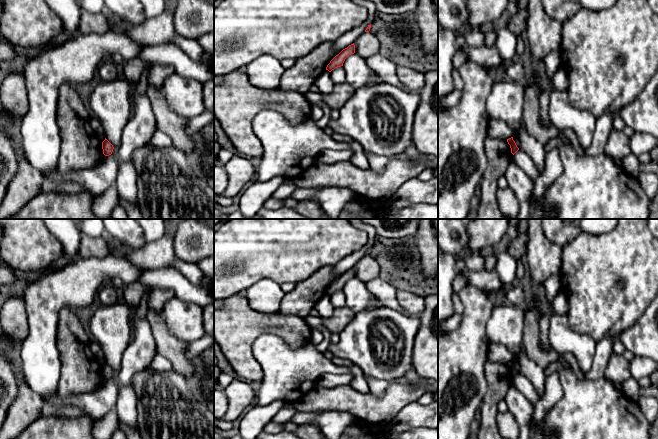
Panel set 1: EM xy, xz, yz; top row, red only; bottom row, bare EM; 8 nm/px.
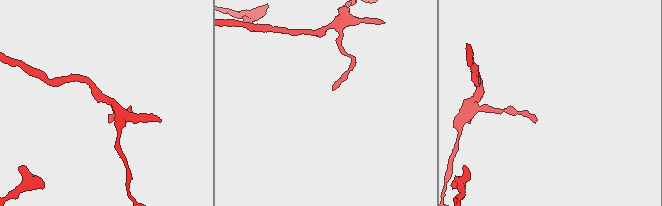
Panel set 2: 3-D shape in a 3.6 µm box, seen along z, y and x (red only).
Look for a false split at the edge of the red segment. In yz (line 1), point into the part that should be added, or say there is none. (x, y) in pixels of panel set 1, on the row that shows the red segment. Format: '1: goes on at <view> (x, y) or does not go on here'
1: does not go on here

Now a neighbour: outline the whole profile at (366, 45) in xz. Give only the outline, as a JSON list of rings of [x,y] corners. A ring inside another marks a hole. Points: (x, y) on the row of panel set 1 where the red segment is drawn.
[[[370,31],[361,34],[354,42],[354,45],[355,53],[365,59],[379,53],[380,50],[378,39]]]

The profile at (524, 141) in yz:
[[[525,127],[513,136],[519,150],[526,152],[533,160],[539,176],[543,174],[545,169],[546,152],[541,143],[535,140],[526,130]]]

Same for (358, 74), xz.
[[[354,53],[349,55],[343,68],[346,72],[346,82],[355,89],[366,87],[378,75],[367,65],[366,59]]]

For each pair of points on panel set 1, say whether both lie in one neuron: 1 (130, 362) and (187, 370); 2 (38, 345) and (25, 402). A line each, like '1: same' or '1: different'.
1: different
2: different

